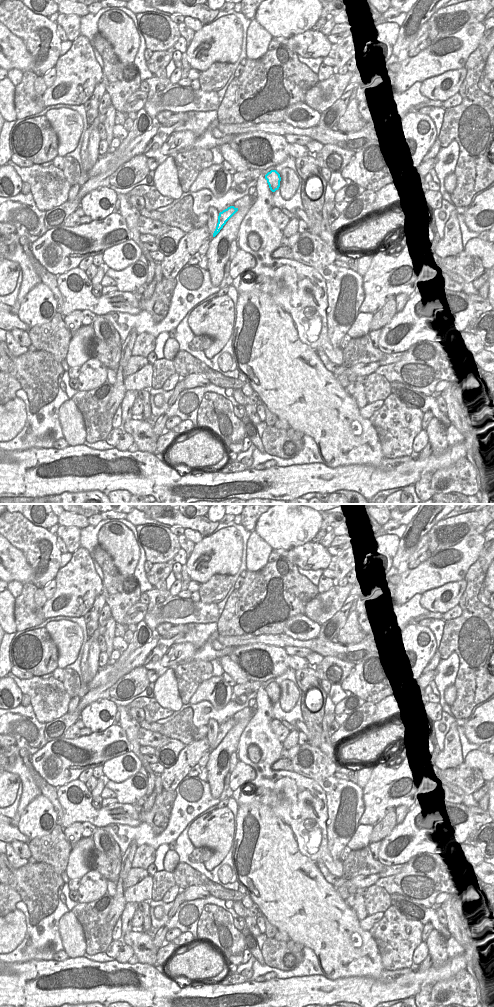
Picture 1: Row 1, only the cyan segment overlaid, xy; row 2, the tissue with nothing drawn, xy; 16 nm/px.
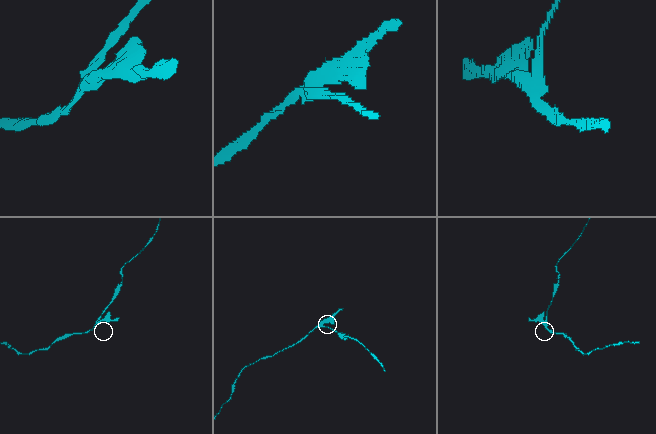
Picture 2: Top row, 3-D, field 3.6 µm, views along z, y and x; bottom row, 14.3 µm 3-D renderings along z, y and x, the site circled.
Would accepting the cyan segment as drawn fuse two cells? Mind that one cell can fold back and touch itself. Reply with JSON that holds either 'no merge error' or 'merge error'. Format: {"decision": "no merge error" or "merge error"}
{"decision": "merge error"}

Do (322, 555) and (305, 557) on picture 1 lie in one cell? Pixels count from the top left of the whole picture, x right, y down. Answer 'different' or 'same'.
same

